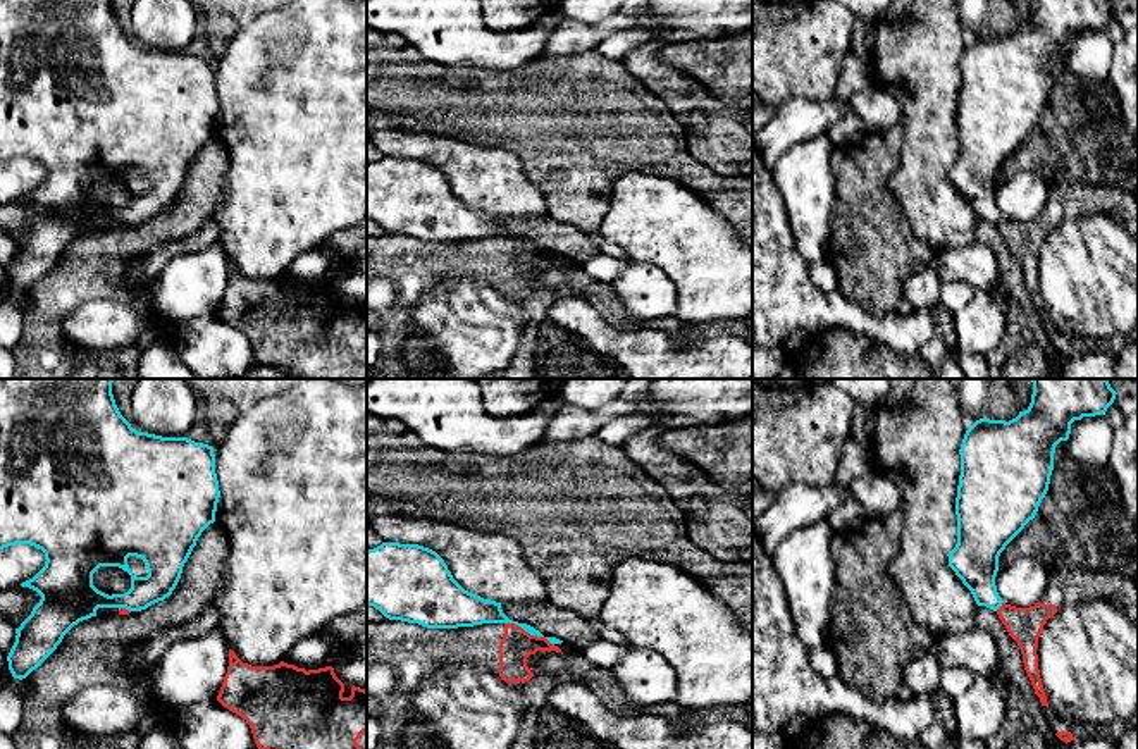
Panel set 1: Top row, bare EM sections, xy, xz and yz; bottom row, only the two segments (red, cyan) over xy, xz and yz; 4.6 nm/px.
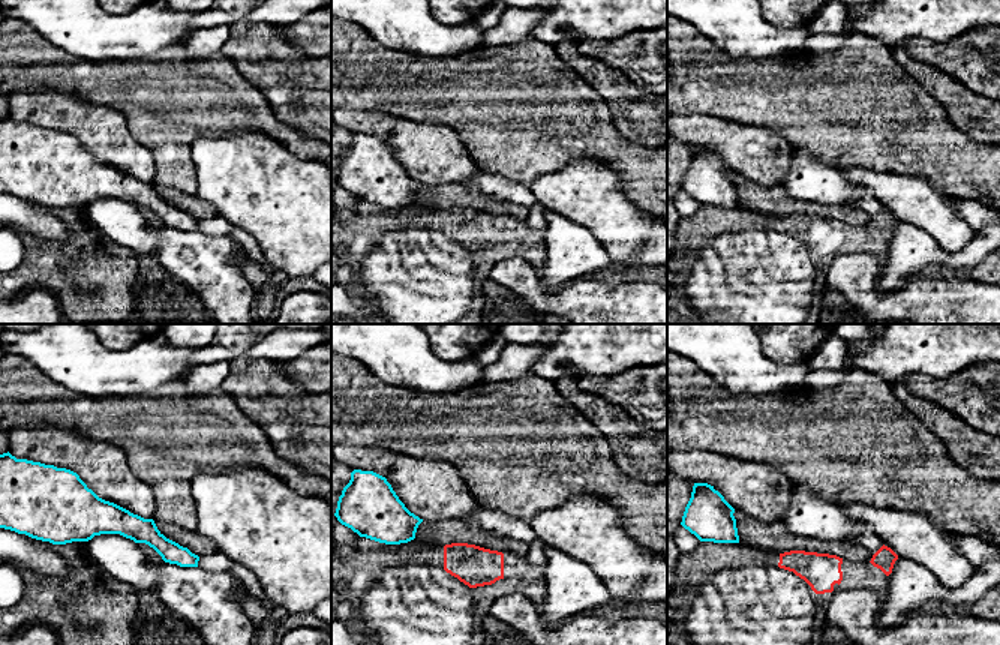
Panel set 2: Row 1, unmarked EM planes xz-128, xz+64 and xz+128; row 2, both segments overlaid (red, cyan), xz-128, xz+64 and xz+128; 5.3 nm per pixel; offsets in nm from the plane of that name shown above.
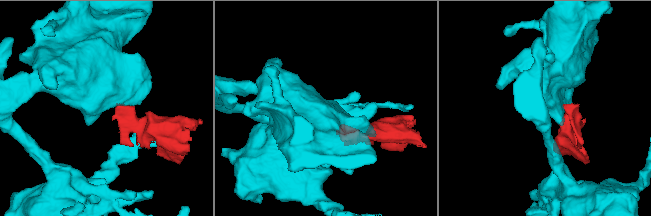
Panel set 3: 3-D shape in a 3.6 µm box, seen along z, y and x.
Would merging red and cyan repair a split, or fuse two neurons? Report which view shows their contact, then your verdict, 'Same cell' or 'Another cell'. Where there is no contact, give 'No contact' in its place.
Touches red in xz. Another cell

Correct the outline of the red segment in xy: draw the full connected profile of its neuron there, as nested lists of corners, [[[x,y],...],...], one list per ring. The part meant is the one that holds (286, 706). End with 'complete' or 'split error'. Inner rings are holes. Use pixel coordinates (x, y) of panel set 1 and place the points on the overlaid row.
[[[229,649],[229,666],[217,701],[246,720],[258,749],[367,749],[367,690],[343,684],[332,666],[308,672],[284,661],[251,666]]]; split error

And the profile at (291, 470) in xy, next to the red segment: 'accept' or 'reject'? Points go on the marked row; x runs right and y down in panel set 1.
reject

